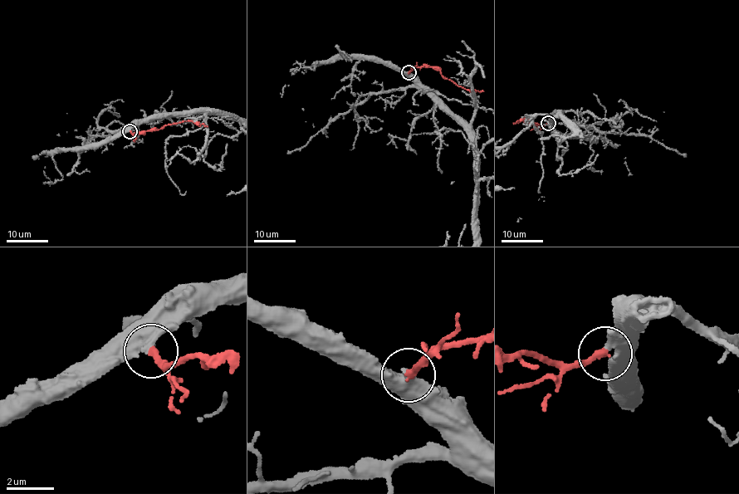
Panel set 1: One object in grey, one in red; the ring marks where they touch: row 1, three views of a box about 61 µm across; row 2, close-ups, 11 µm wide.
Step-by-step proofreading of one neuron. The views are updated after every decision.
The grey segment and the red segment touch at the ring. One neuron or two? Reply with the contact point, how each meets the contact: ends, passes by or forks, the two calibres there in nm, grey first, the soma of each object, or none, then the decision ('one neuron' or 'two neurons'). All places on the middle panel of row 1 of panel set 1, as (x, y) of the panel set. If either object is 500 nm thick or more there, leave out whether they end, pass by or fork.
place (408, 72); calibres 550 and 280 nm; soma grey none; soma red none; two neurons

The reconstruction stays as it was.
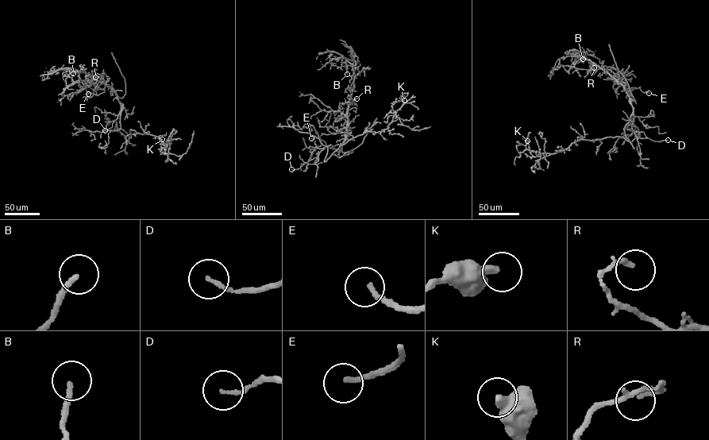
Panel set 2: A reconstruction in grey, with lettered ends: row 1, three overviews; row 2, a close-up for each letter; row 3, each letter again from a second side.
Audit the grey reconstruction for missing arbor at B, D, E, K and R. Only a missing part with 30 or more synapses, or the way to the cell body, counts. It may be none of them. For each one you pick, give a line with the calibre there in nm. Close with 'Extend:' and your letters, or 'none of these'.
Extend: none of these

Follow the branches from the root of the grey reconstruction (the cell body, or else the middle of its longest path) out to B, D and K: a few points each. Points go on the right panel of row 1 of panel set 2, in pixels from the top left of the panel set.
B: (626, 137), (624, 129), (633, 110), (629, 97), (605, 71), (575, 55), (576, 63), (583, 59)
D: (626, 137), (624, 129), (633, 110), (630, 123), (633, 130), (642, 132), (653, 140), (668, 140)
K: (626, 137), (633, 148), (622, 137), (606, 137), (579, 140), (562, 150), (536, 156), (529, 152), (527, 140)

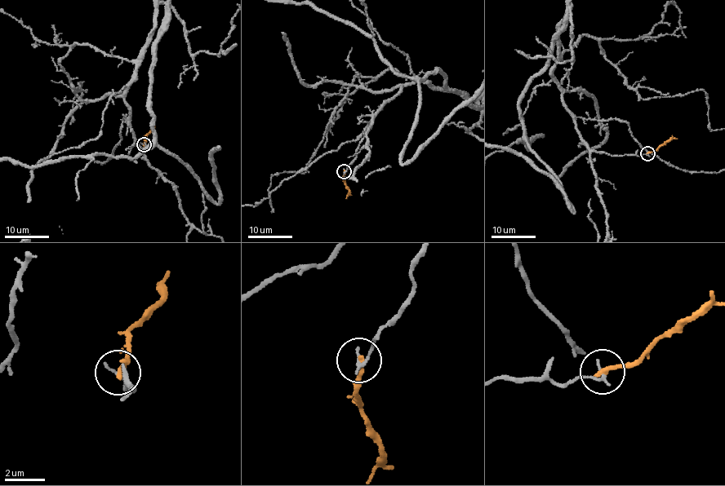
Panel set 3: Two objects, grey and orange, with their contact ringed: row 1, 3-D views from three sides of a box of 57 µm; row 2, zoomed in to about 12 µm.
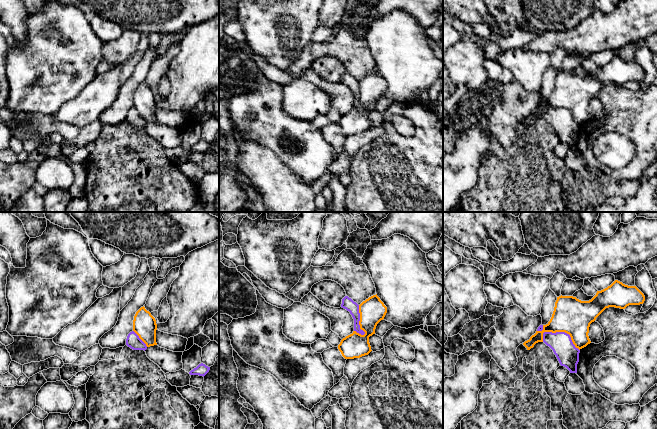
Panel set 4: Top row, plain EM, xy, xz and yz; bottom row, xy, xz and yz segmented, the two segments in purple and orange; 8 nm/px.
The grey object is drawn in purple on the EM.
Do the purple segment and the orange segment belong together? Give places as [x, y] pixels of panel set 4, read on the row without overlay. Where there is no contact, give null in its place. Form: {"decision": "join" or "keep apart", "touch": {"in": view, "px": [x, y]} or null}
{"decision": "keep apart", "touch": {"in": "yz", "px": [563, 108]}}

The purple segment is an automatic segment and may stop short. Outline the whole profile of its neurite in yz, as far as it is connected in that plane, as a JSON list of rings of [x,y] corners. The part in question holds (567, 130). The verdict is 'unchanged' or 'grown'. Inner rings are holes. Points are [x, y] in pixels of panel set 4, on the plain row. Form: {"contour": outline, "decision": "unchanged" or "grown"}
{"contour": [[[544,108],[543,118],[553,126],[561,142],[566,143],[570,149],[577,149],[580,126],[575,123],[569,110]]], "decision": "unchanged"}

